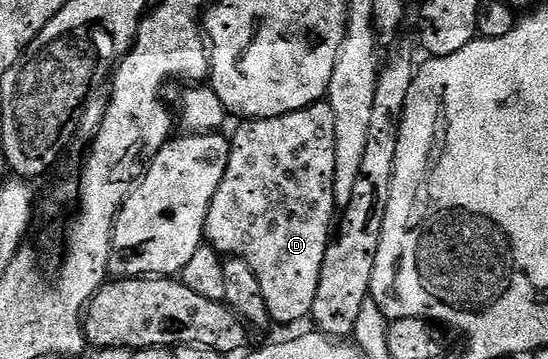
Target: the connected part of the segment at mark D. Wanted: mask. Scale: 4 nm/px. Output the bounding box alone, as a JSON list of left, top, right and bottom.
[205,102,336,324]

